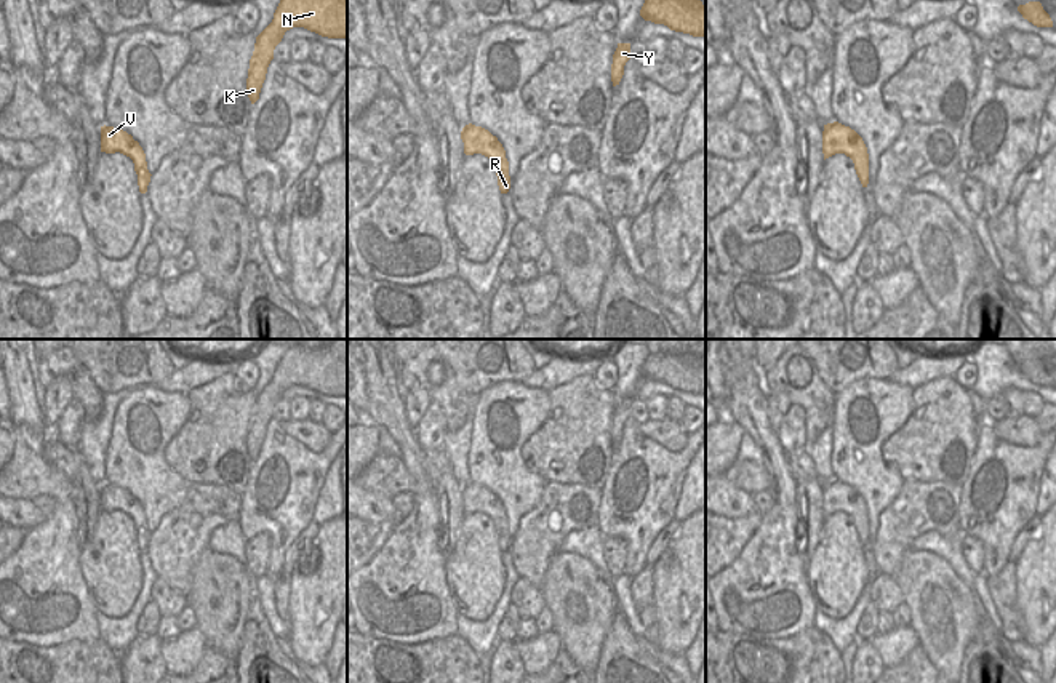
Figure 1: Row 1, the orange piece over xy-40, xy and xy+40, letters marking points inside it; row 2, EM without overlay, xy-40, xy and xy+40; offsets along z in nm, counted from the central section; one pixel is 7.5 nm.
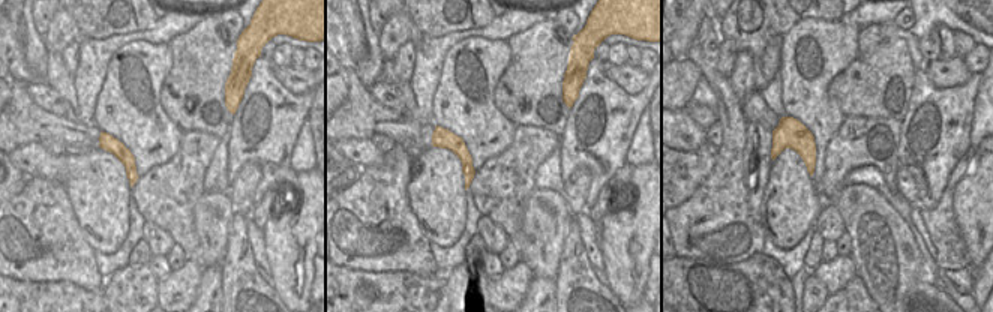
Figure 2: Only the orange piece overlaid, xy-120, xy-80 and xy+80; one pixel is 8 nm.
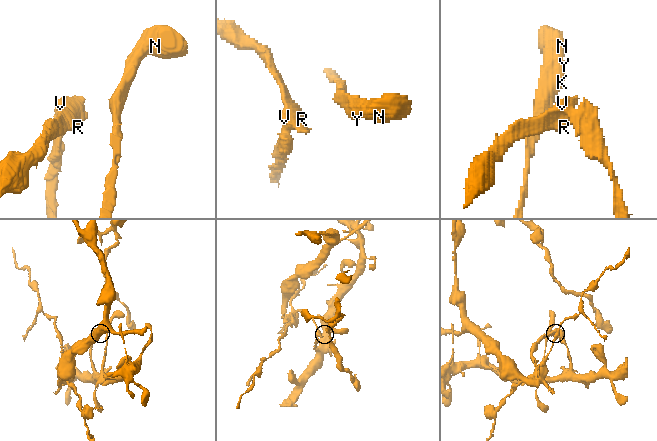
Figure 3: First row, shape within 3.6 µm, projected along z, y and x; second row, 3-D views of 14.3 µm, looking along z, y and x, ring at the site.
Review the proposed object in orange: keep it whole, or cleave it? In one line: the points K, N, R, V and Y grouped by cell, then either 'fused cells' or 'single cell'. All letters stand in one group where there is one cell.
groups K N Y / R V; fused cells

